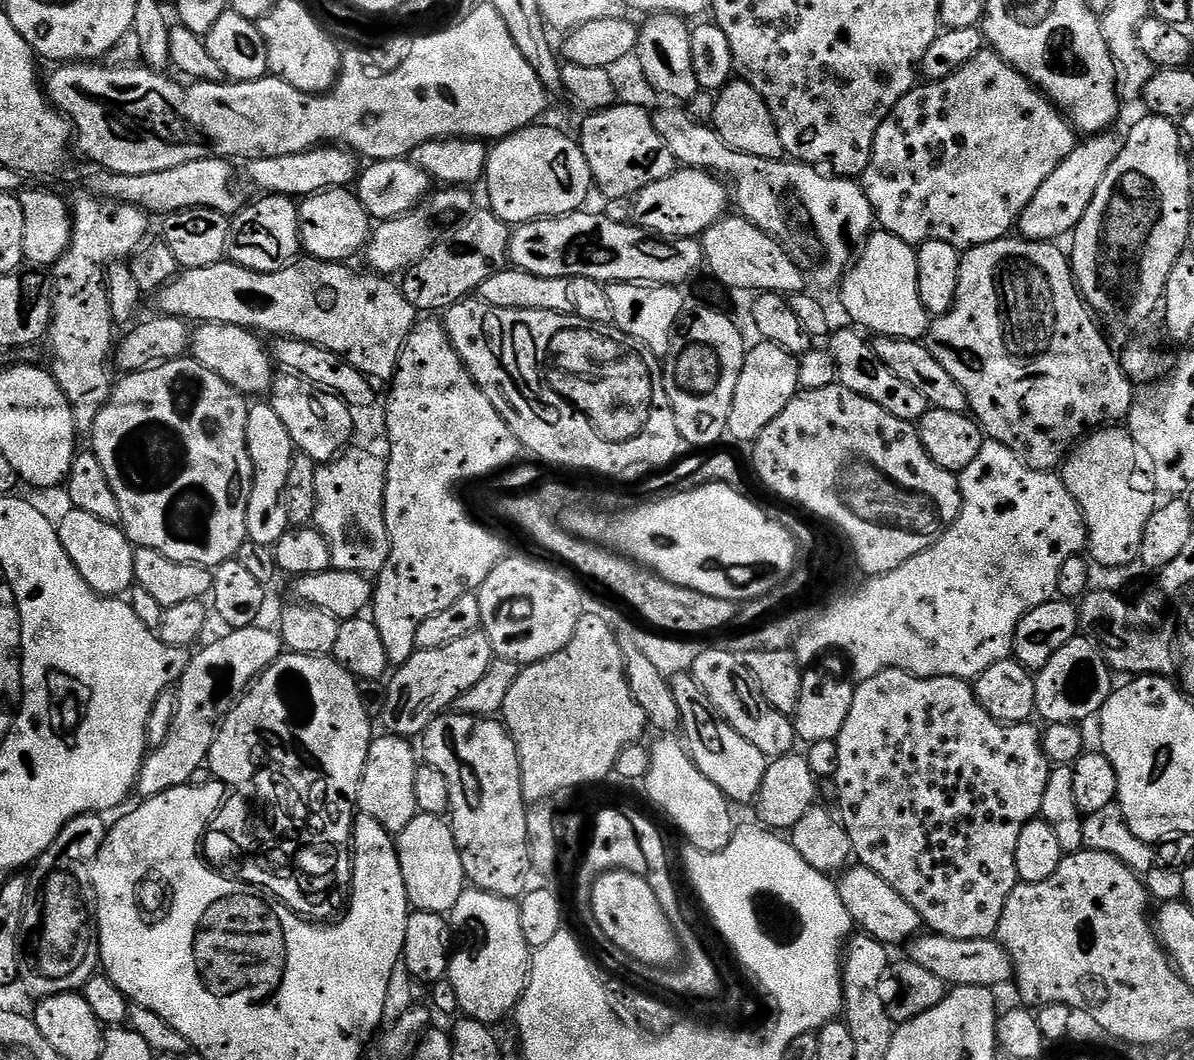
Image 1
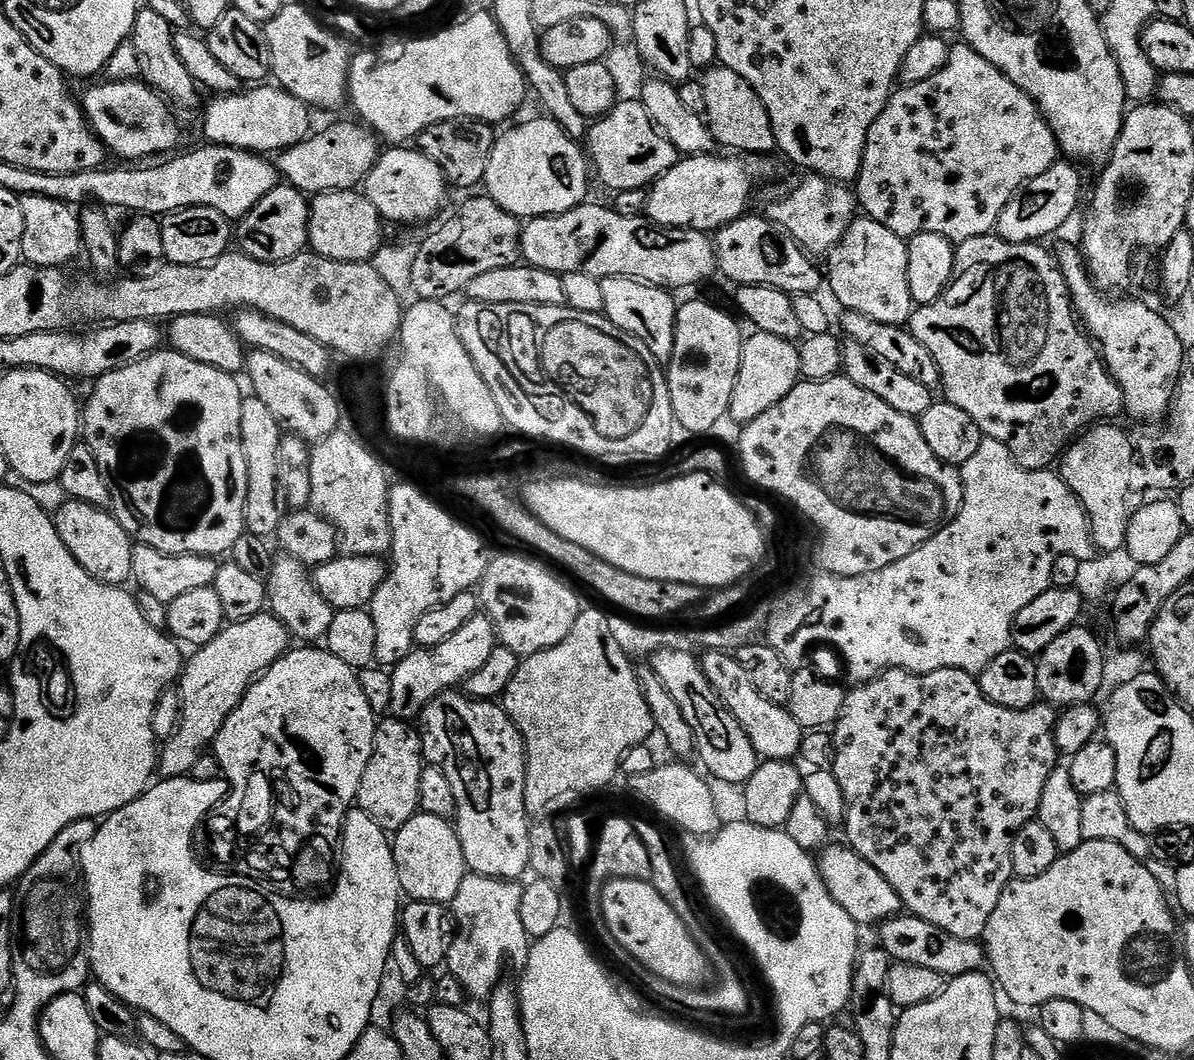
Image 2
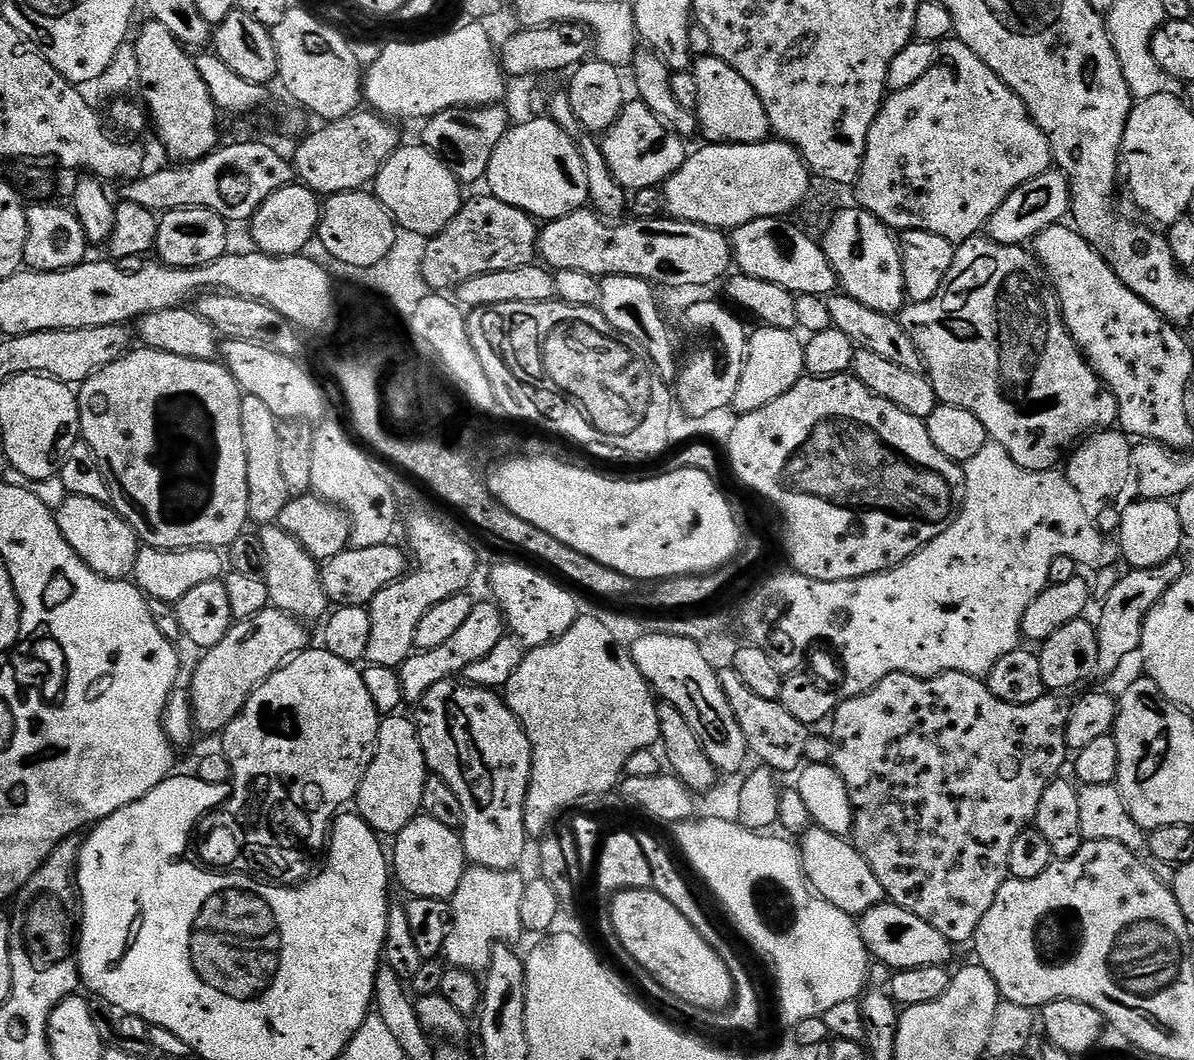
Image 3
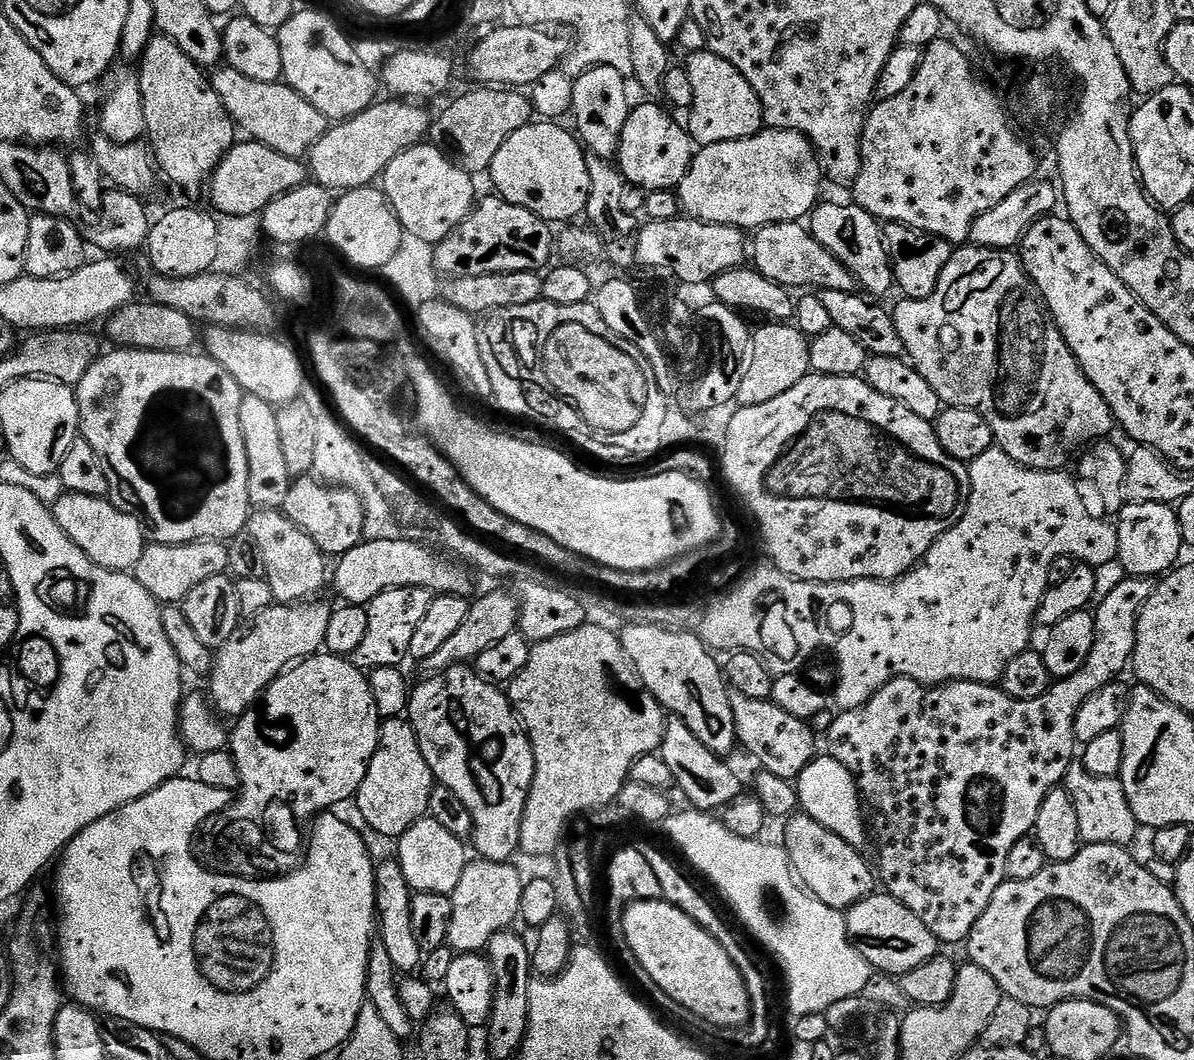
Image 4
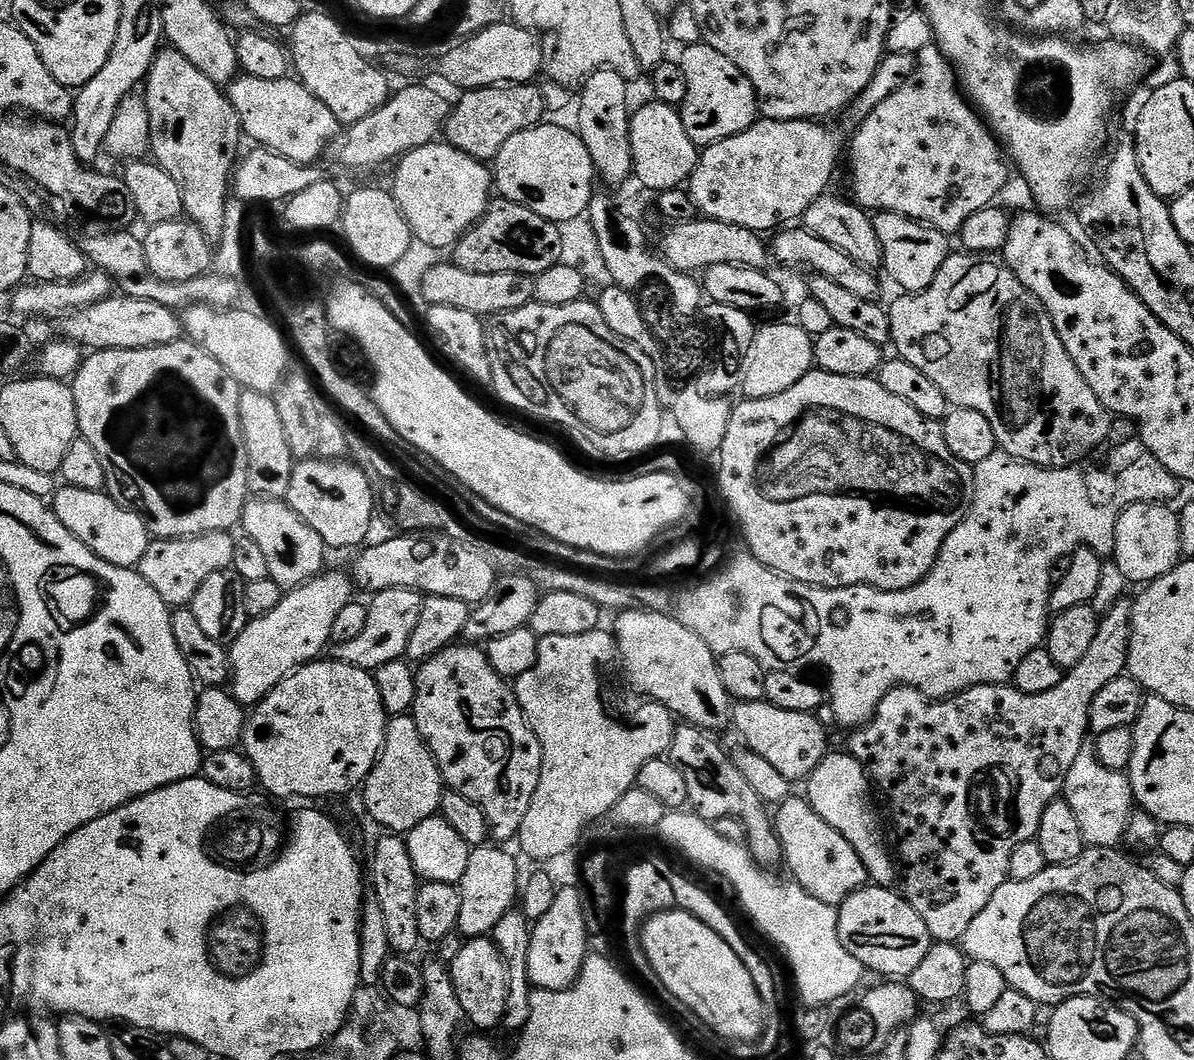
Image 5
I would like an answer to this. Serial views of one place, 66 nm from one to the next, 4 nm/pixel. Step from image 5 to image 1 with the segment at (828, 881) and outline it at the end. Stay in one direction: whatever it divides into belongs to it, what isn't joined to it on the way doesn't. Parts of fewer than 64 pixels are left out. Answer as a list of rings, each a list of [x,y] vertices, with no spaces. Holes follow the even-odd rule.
[[[863,866],[852,867],[845,867],[839,873],[838,887],[842,906],[846,906],[853,925],[861,933],[881,940],[886,946],[893,946],[892,944],[898,944],[902,940],[911,941],[922,928],[918,910],[914,910],[914,906],[910,906],[910,902],[906,902],[906,898],[902,898],[902,894],[894,890],[894,886],[890,886],[890,882],[882,882],[882,878],[874,874],[874,870]]]

